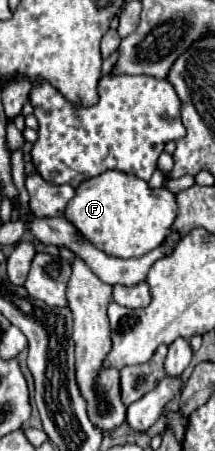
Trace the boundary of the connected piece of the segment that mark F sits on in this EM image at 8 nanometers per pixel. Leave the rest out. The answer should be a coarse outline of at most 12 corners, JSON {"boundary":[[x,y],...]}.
{"boundary":[[105,171],[65,217],[103,253],[129,259],[167,239],[177,201]]}

